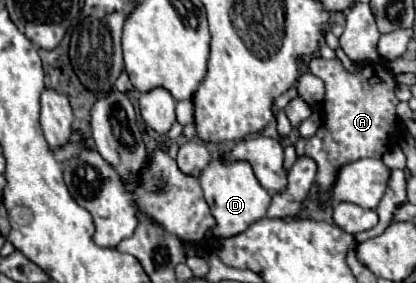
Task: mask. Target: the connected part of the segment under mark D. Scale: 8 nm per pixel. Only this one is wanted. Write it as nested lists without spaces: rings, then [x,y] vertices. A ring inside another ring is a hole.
[[[211,159],[209,165],[201,171],[199,177],[205,201],[211,209],[211,215],[215,217],[215,227],[211,229],[213,237],[233,237],[243,233],[249,225],[255,221],[263,219],[267,213],[267,207],[271,203],[271,195],[261,187],[257,177],[253,175],[251,165],[245,161],[235,161],[235,163],[223,163],[221,159]]]

